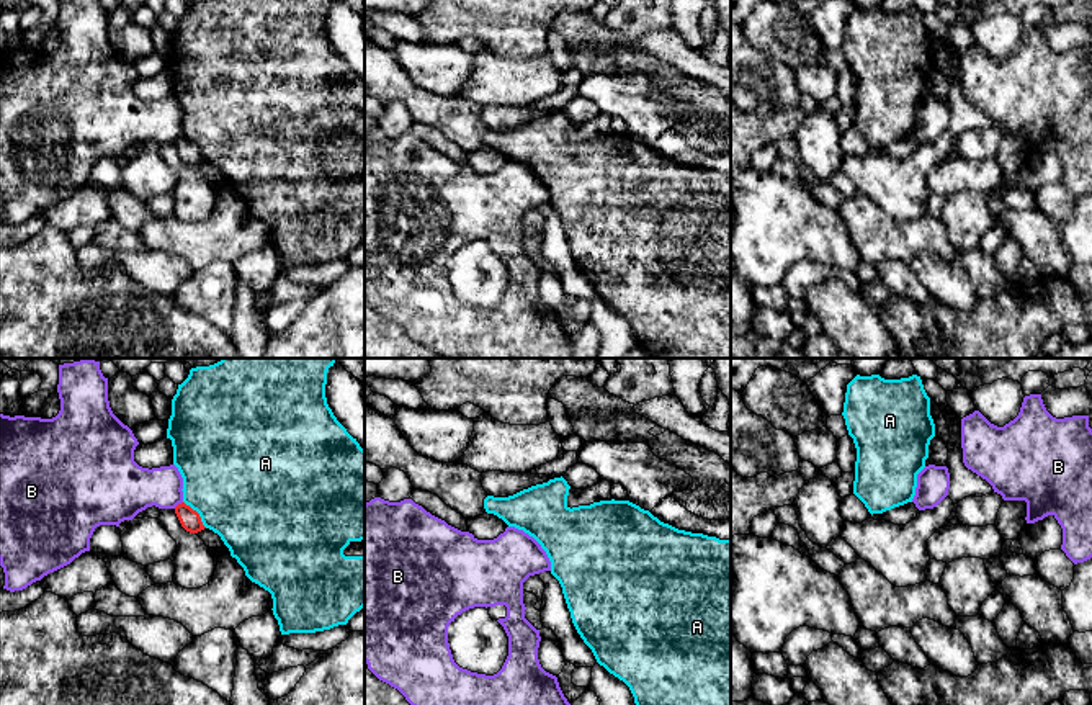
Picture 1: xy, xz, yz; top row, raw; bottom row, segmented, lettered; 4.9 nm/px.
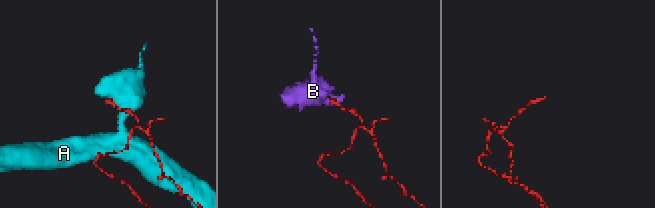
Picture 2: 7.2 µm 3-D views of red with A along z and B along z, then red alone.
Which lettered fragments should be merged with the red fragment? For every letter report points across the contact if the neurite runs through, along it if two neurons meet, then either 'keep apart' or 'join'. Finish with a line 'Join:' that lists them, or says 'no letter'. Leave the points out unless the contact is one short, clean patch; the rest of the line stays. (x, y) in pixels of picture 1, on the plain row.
A: border along xy (183, 134), (198, 148), (206, 161); keep apart
B: border along xy (182, 134), (174, 141); keep apart
Join: no letter

